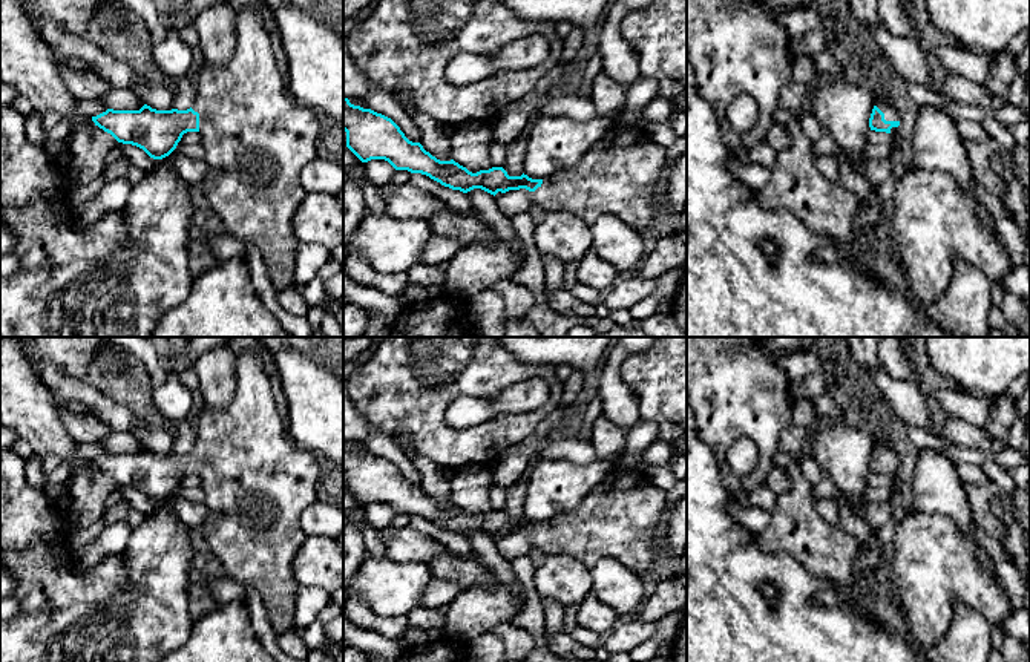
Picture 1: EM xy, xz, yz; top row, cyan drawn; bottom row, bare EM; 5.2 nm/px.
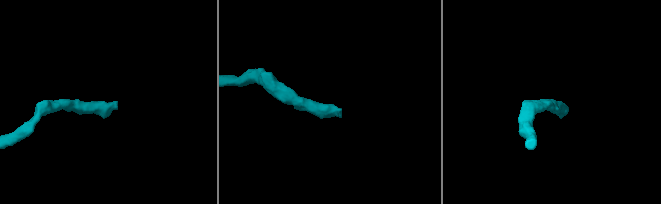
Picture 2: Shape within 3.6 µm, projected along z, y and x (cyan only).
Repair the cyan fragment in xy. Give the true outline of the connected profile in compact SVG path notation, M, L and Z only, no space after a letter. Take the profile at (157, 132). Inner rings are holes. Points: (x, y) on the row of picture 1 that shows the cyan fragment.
M244 6L236 14L235 54L222 66L204 64L190 109L156 110L144 104L139 110L107 109L92 116L92 121L118 143L136 146L153 159L169 156L184 133L198 132L205 150L202 159L208 166L202 193L212 211L219 216L230 236L259 248L276 293L294 283L294 257L300 242L293 231L293 218L307 195L300 172L317 158L320 121L317 110L300 104L290 93L258 9Z

